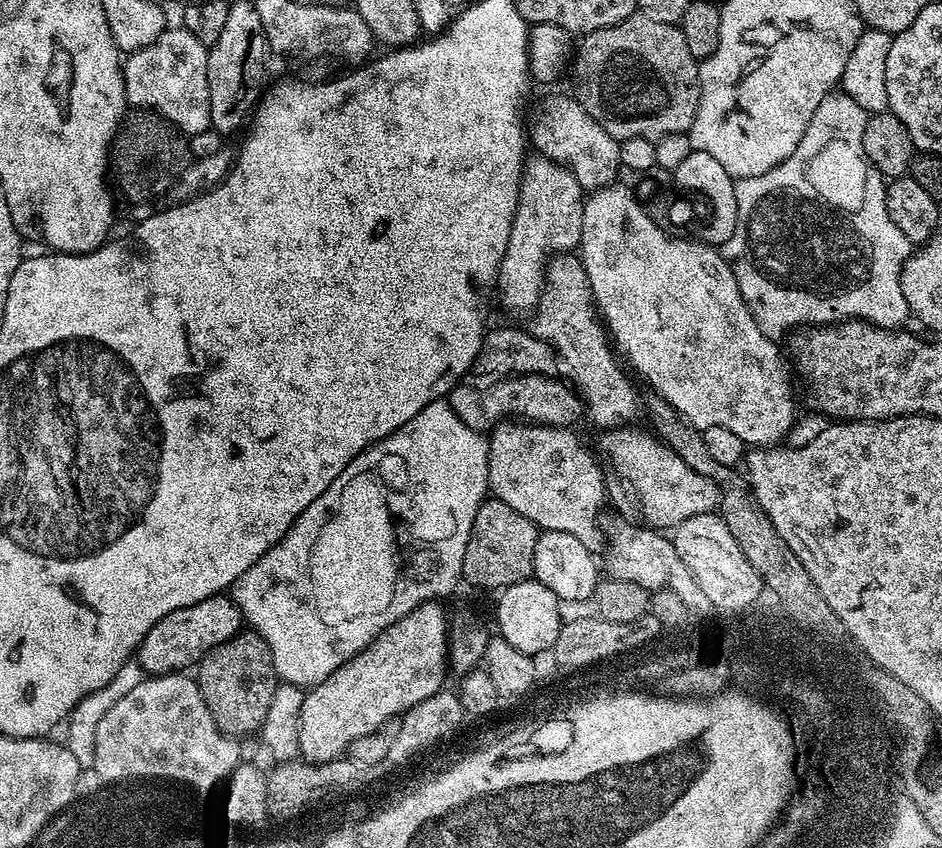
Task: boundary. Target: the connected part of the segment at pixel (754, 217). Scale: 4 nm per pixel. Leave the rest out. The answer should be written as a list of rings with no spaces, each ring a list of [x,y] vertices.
[[[836,90],[829,94],[814,110],[814,118],[810,118],[810,126],[806,126],[806,134],[802,142],[774,170],[766,170],[766,174],[751,176],[745,180],[736,180],[736,201],[738,202],[738,222],[734,226],[734,234],[722,245],[722,251],[732,266],[732,273],[738,278],[738,286],[742,290],[742,298],[746,306],[754,314],[758,326],[767,336],[780,338],[783,332],[788,332],[791,328],[796,328],[799,324],[803,326],[823,326],[838,322],[838,314],[842,312],[852,312],[855,316],[859,312],[902,312],[910,314],[906,294],[902,294],[902,282],[900,275],[904,269],[904,264],[910,255],[910,245],[906,234],[894,226],[890,214],[886,210],[886,180],[885,177],[874,174],[868,163],[864,147],[862,146],[862,134],[866,130],[866,122],[869,113],[864,108],[854,102],[843,90]]]

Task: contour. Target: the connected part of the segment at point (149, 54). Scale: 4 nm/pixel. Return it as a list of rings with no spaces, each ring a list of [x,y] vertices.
[[[182,26],[165,27],[164,32],[150,46],[131,53],[123,61],[124,99],[133,109],[151,110],[160,113],[165,120],[171,122],[183,135],[191,137],[202,130],[212,127],[210,120],[210,82],[206,78],[206,62],[209,45],[198,42],[194,34],[190,34]]]

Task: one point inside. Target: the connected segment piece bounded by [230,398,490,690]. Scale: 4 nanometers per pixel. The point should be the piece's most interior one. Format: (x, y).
(390, 533)

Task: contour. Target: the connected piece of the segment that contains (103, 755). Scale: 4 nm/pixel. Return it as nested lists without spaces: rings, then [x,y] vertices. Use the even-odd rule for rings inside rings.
[[[169,674],[146,678],[126,698],[118,698],[110,710],[98,722],[96,739],[92,743],[91,767],[104,782],[132,782],[145,773],[163,773],[164,776],[184,777],[193,784],[227,781],[235,768],[242,763],[240,748],[235,739],[220,731],[216,720],[207,708],[197,681],[188,674]],[[106,738],[112,744],[112,764],[108,764],[108,752],[102,746]]]

